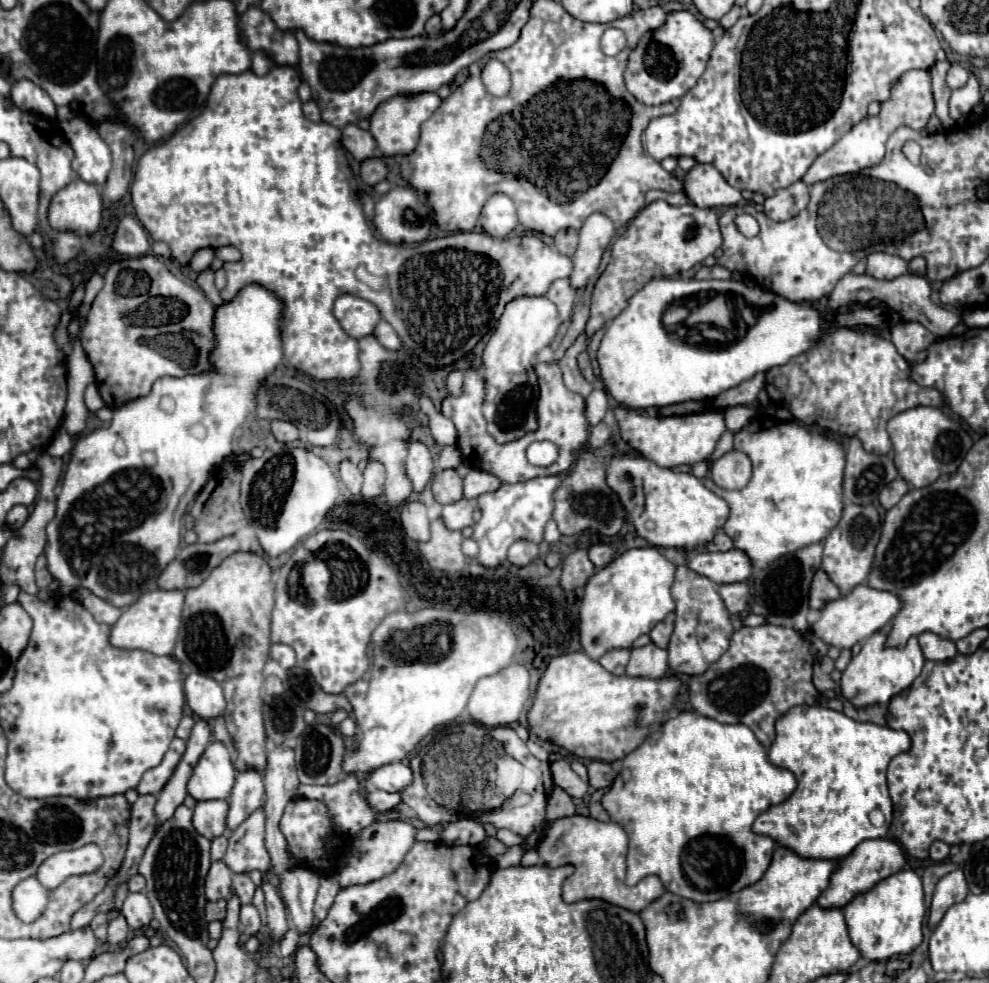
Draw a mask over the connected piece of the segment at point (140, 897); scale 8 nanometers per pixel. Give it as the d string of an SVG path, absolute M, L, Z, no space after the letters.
M128 893L122 905L122 915L132 929L144 929L152 921L152 905L144 893Z

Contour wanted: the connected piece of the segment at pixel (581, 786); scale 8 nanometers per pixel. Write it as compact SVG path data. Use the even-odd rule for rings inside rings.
M566 759L552 761L550 769L552 769L554 785L564 789L570 797L584 797L588 793L588 785L570 769L570 763Z

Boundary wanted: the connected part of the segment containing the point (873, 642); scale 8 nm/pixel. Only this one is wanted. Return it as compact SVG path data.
M876 633L872 637L866 639L866 643L862 645L860 653L856 657L852 657L852 661L848 663L846 671L842 673L840 679L840 693L846 701L850 701L856 709L864 709L868 705L886 705L896 693L908 689L912 685L912 681L920 675L922 667L924 667L924 657L922 657L922 649L918 645L918 639L912 637L904 649L892 649L892 647L884 647L884 635Z

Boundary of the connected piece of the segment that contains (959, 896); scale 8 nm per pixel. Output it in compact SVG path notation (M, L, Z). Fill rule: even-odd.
M954 869L952 873L944 875L934 889L932 907L930 907L930 929L938 925L938 921L944 917L948 907L962 903L966 895L968 895L968 883L962 869Z

